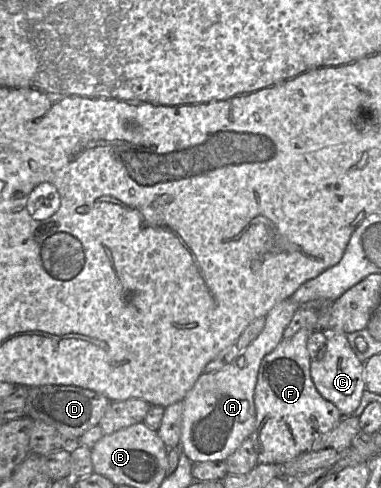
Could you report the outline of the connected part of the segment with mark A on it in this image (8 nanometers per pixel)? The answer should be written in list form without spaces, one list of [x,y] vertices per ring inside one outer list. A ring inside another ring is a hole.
[[[285,299],[276,304],[267,314],[265,326],[257,338],[229,365],[212,373],[202,373],[193,388],[182,400],[180,450],[192,463],[225,461],[240,447],[245,439],[250,438],[255,429],[256,410],[254,394],[259,367],[263,358],[272,352],[283,339],[284,330],[299,306],[300,304],[291,299]]]

